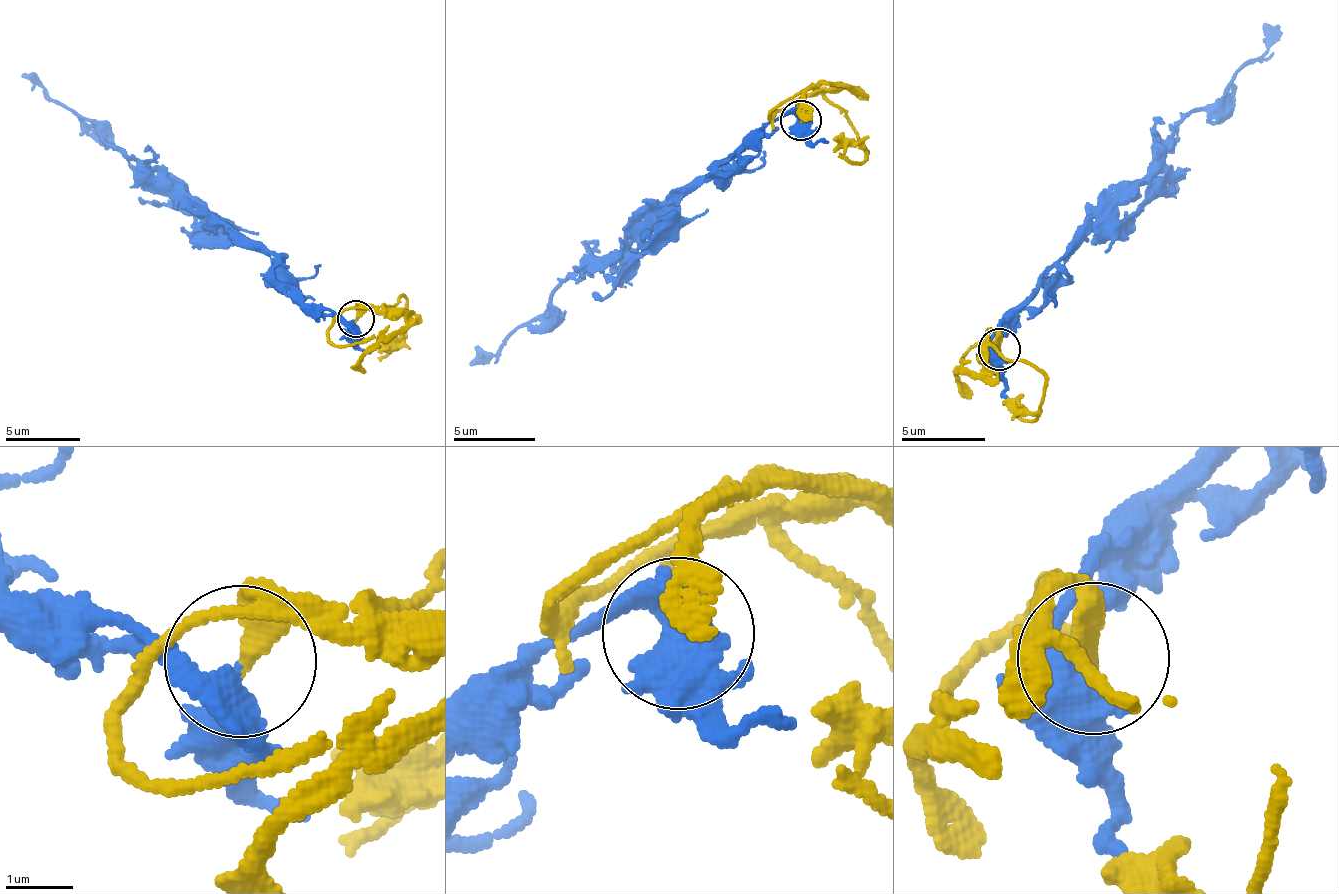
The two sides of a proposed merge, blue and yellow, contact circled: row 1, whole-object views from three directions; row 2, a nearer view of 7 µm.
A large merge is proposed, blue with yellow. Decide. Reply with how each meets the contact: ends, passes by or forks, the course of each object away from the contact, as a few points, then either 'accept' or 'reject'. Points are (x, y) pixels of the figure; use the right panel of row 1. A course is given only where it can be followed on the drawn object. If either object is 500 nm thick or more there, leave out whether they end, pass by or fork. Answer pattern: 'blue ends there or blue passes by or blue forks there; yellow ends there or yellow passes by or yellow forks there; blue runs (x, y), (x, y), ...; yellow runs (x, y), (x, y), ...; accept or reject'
blue passes by; yellow ends there; blue runs (1001, 350), (989, 343), (999, 325), (1089, 233), (1105, 229), (1181, 122), (1211, 111), (1279, 24); yellow runs (1001, 350), (1001, 339), (991, 336), (990, 344), (1014, 360), (1027, 359), (1046, 378), (1041, 411), (1010, 419); accept

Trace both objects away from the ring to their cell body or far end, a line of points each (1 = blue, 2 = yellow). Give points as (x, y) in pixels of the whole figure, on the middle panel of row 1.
1: (801, 121), (771, 122), (675, 202), (671, 216), (569, 279), (553, 308), (468, 365)
2: (801, 121), (799, 115), (809, 98), (825, 93), (846, 112), (846, 123), (868, 158), (841, 152)

